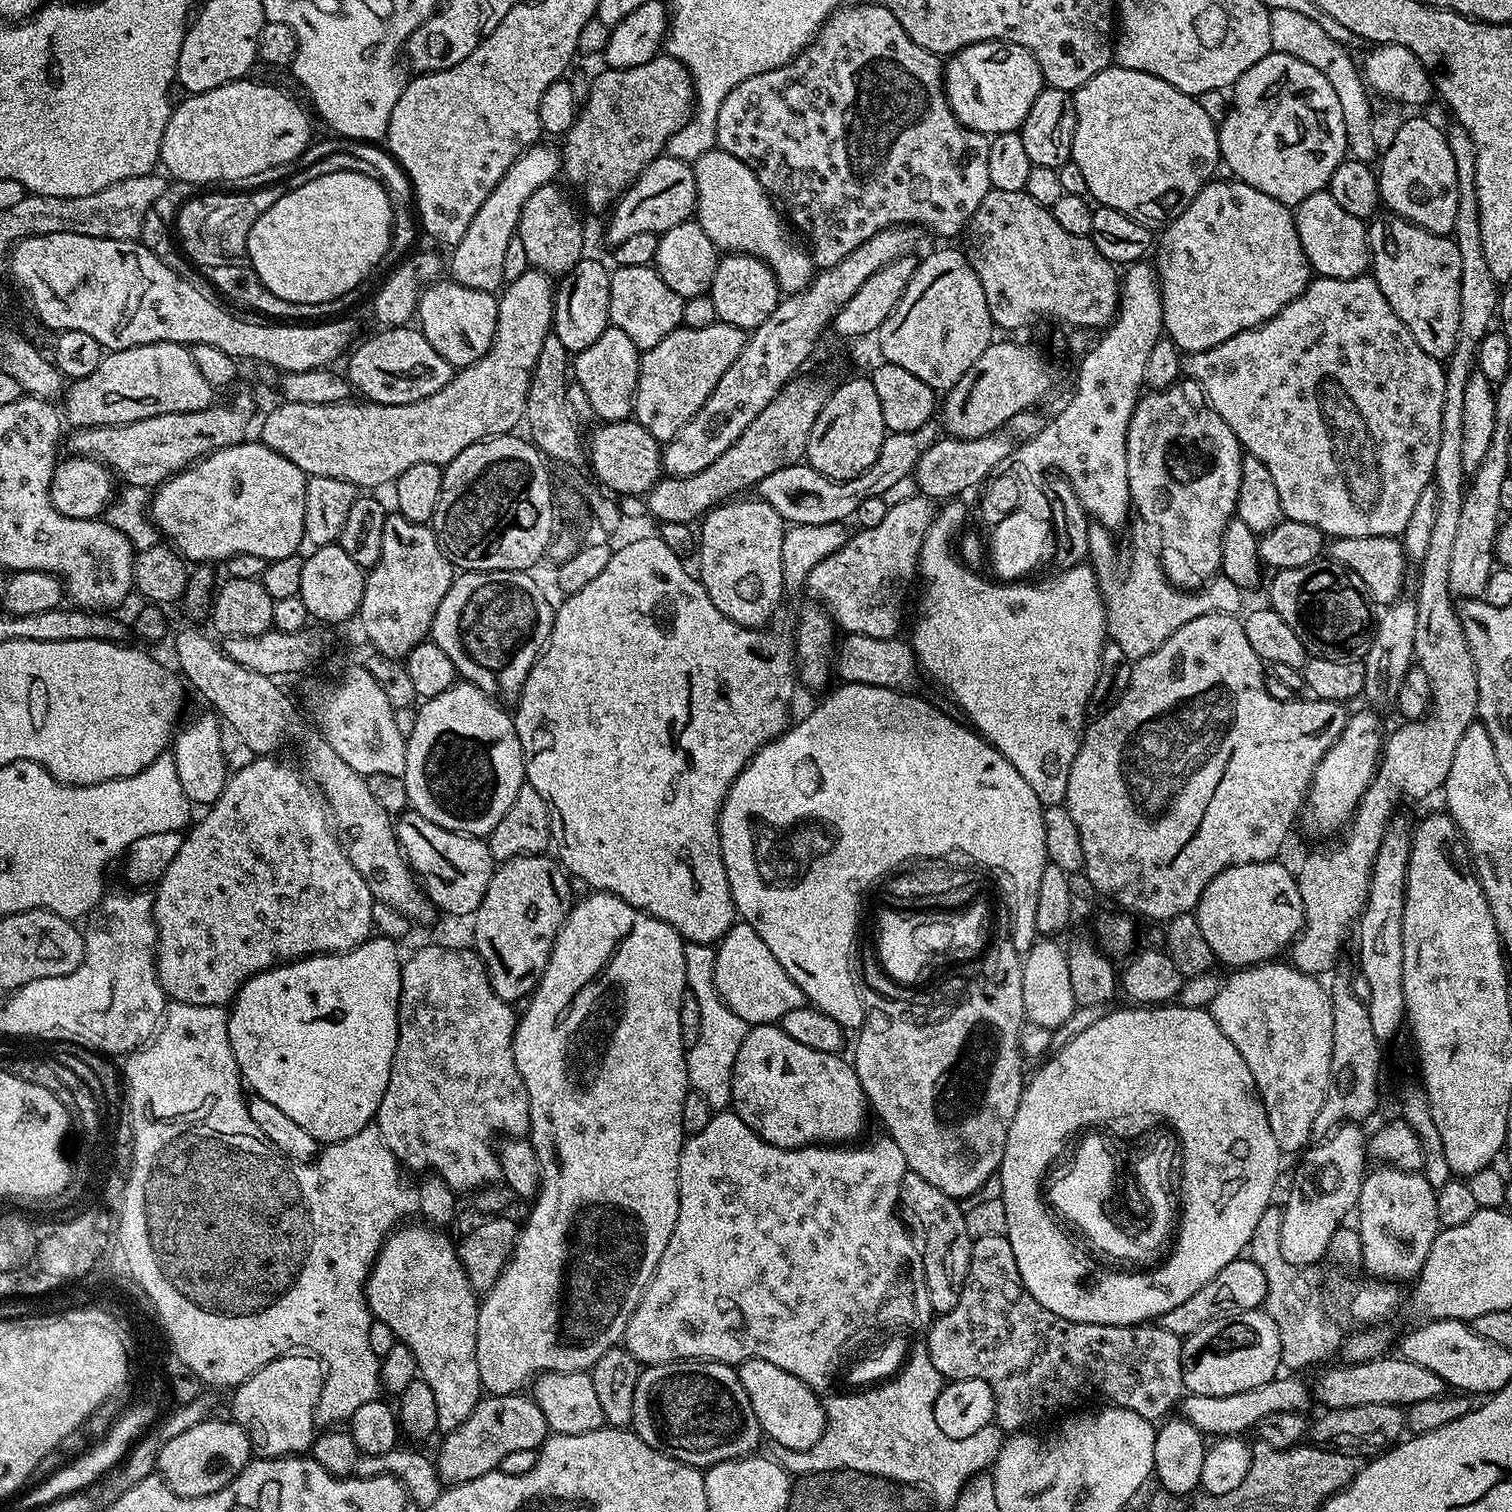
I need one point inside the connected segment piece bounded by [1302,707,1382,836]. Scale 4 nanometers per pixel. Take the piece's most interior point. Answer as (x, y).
(1338, 783)

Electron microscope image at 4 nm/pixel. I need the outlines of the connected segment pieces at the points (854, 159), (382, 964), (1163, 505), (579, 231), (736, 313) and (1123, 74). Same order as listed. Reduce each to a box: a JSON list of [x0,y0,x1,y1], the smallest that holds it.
[[716,3,992,269],[228,935,401,1145],[1126,378,1241,589],[516,183,585,278],[710,254,782,330],[1071,66,1221,230]]

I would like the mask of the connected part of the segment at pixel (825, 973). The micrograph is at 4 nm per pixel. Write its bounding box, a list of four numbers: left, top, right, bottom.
[720,683,1049,1030]

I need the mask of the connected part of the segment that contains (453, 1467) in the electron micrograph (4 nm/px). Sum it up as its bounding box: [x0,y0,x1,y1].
[434,1395,549,1486]

